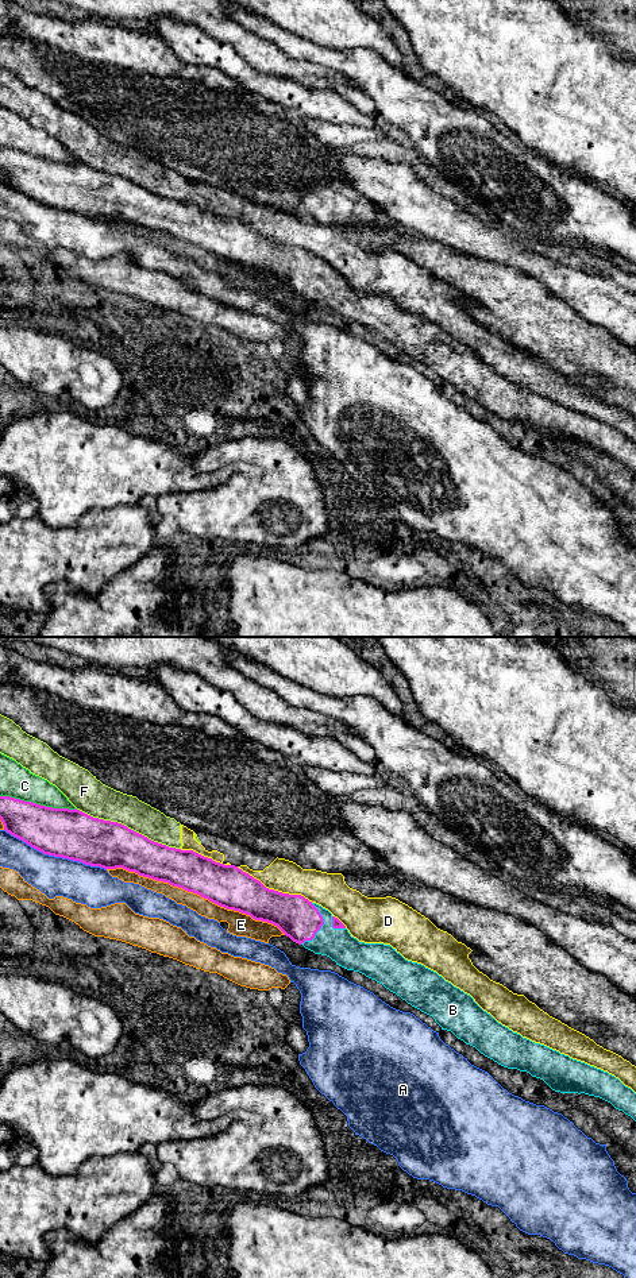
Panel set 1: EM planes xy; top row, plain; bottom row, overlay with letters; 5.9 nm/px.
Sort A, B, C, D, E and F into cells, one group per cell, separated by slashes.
A / B / C / D F / E

